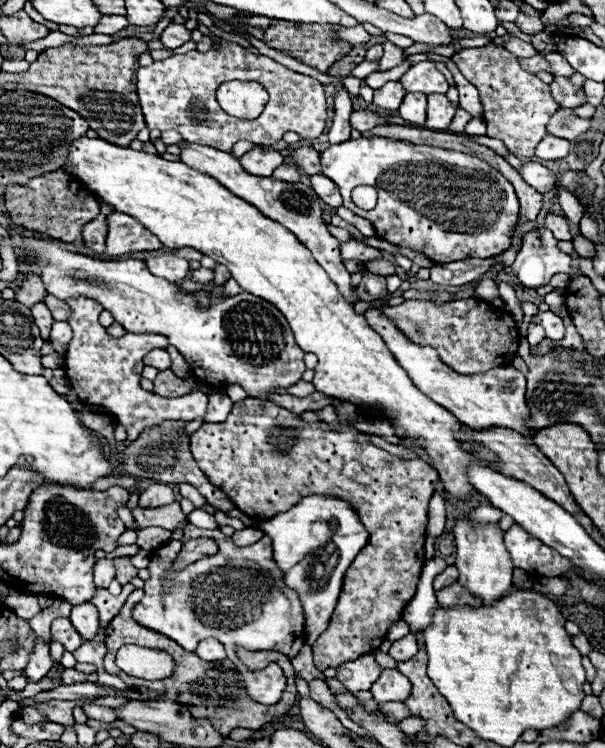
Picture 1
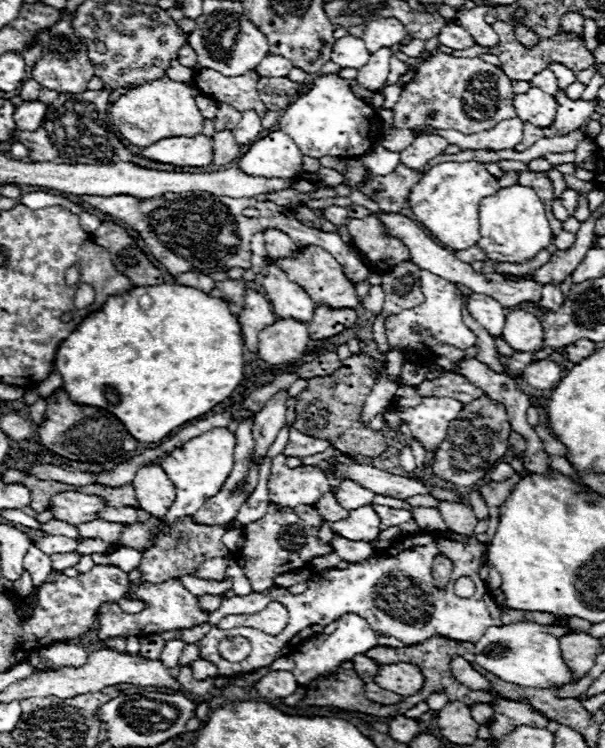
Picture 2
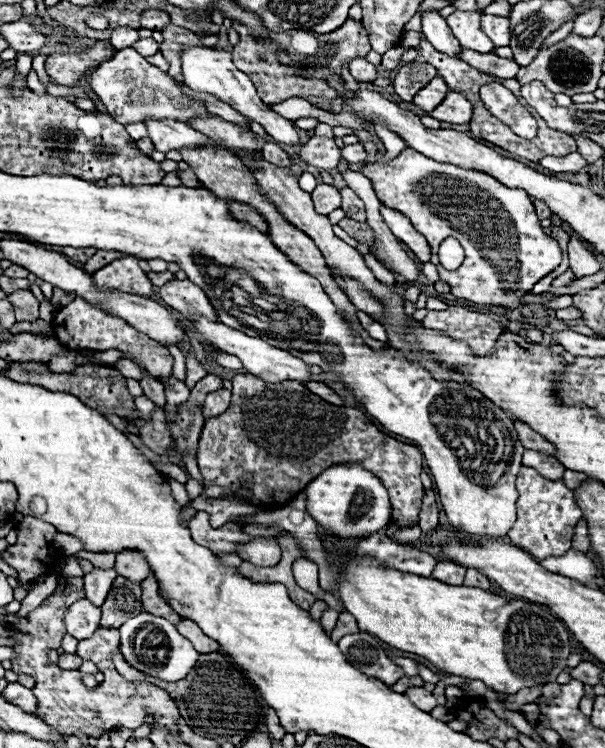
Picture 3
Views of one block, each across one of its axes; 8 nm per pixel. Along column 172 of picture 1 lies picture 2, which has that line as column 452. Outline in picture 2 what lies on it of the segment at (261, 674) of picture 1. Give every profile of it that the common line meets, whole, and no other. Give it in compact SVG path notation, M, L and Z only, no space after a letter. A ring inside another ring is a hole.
M422 532L414 536L396 538L384 552L368 558L364 564L350 564L346 570L330 568L330 570L318 572L320 576L310 580L308 590L304 594L290 594L286 588L272 586L264 592L252 592L244 598L222 596L220 608L214 610L208 618L210 622L208 634L196 642L200 646L200 658L216 664L220 676L252 672L256 668L272 664L280 656L286 656L288 650L296 648L304 638L314 636L324 626L328 626L330 622L338 620L342 614L348 614L348 612L358 614L364 620L368 620L370 628L378 632L380 640L382 636L390 636L390 638L400 640L400 646L420 644L432 636L444 636L448 640L476 644L476 640L480 640L480 636L484 636L484 632L490 626L502 624L500 608L494 602L494 596L486 588L484 580L478 576L482 568L482 562L480 562L482 546L484 544L480 544L476 538L468 538L468 542L464 544L458 540L448 540L436 532ZM436 554L446 554L454 564L452 580L448 582L444 590L436 588L432 580L432 560ZM458 576L470 576L474 580L476 594L472 598L458 598L454 594L454 580ZM274 600L282 602L290 614L288 626L278 636L268 636L254 628L234 628L234 630L216 628L216 624L230 614L250 614L250 608L266 606ZM230 636L244 636L252 644L252 652L242 662L228 662L218 652L220 640L230 638Z

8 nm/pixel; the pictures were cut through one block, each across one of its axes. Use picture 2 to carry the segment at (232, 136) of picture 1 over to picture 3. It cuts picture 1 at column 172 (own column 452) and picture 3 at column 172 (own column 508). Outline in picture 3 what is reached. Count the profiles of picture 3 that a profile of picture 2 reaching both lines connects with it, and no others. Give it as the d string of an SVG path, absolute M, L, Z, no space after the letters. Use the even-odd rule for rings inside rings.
M132 48L118 50L110 60L92 68L92 72L88 72L84 78L84 86L90 88L102 100L102 104L108 108L108 114L120 124L150 120L150 116L158 116L158 120L174 118L186 122L194 116L208 114L200 102L180 92L180 84L176 80L172 80L166 72L160 72L156 66L148 64Z

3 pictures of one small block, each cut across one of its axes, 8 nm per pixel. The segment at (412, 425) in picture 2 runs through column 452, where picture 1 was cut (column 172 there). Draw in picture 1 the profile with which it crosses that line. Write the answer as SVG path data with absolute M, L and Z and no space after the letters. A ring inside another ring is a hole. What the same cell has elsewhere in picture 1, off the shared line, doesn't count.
M83 296L77 298L70 298L66 300L70 304L70 318L68 318L68 324L72 326L72 340L68 344L68 352L66 352L66 358L64 358L64 370L66 370L66 376L70 380L70 386L76 390L78 398L86 404L98 404L98 406L104 406L112 416L116 416L116 422L124 424L126 430L128 430L128 440L134 440L138 438L138 434L144 430L144 428L150 428L154 424L160 424L162 420L182 420L182 422L192 422L196 418L204 418L206 414L206 404L208 404L208 396L202 394L202 392L192 392L188 396L182 396L180 398L164 398L156 396L153 392L146 392L140 388L140 374L142 374L142 360L146 356L146 352L150 352L152 348L162 348L166 350L168 346L168 340L164 336L158 336L158 334L124 334L122 338L112 338L104 326L100 326L98 322L98 316L103 310L102 304L96 302L96 300L86 298Z

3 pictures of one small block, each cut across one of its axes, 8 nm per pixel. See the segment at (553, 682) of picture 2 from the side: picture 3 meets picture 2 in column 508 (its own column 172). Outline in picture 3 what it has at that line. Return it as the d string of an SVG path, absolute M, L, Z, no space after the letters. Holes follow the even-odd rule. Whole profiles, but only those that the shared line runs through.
M138 614L120 628L120 652L132 668L166 682L182 680L194 668L200 656L190 640L186 640L172 622L152 614Z

